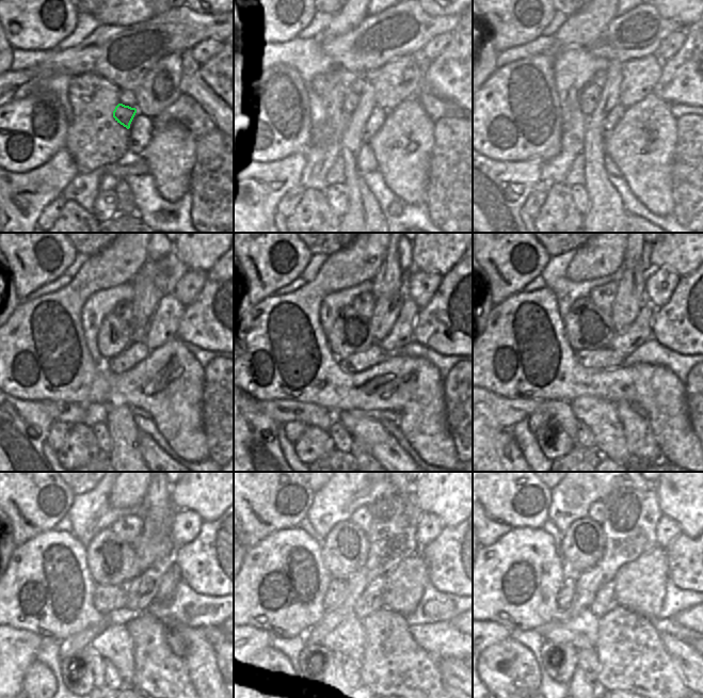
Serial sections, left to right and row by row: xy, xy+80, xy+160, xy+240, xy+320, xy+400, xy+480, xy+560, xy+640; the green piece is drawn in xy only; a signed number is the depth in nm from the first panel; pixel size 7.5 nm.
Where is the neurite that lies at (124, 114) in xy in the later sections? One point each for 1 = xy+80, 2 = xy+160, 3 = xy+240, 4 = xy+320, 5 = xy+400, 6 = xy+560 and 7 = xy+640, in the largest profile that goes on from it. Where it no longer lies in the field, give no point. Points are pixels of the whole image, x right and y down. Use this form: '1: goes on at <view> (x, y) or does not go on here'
1: goes on at xy+80 (351, 98)
2: goes on at xy+160 (590, 95)
3: goes on at xy+240 (114, 334)
4: goes on at xy+320 (351, 332)
5: goes on at xy+400 (587, 327)
6: goes on at xy+560 (344, 550)
7: goes on at xy+640 (581, 545)

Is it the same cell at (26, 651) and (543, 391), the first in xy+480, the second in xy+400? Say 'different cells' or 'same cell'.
different cells

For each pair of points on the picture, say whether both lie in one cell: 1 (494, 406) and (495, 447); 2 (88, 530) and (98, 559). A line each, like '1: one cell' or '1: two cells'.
1: two cells
2: two cells

